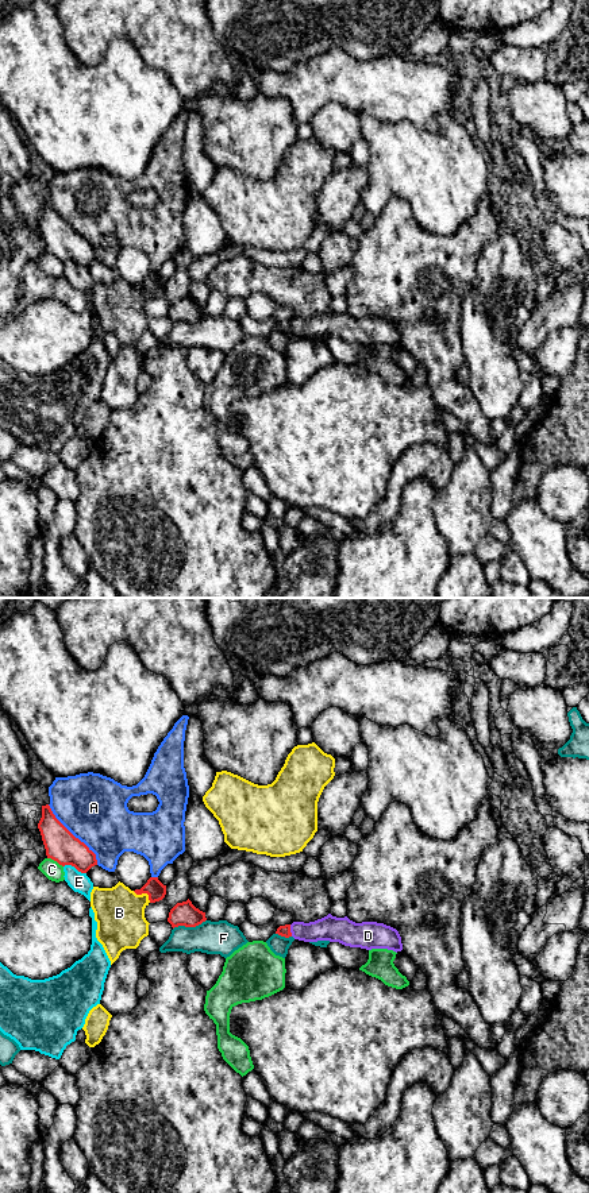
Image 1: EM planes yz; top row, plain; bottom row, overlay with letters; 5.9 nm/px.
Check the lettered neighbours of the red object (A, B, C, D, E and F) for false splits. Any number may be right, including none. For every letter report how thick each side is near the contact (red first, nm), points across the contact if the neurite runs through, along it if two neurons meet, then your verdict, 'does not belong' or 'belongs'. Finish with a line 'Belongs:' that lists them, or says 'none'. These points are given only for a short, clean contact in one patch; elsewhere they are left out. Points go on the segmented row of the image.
A: 190 nm thick on the red side, 400 nm on the other; does not belong
B: 110 nm thick on the red side, 300 nm on the other; does not belong
C: 190 nm thick on the red side, 110 nm on the other; does not belong
D: 60 nm thick on the red side, 150 nm on the other; runs through yz (283, 930), (289, 930), (322, 930), (330, 927); belongs
E: 190 nm thick on the red side, 120 nm on the other; does not belong
F: 140 nm thick on the red side, 200 nm on the other; does not belong
Belongs: D

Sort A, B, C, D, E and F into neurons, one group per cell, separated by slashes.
A / B / C / D / E / F

